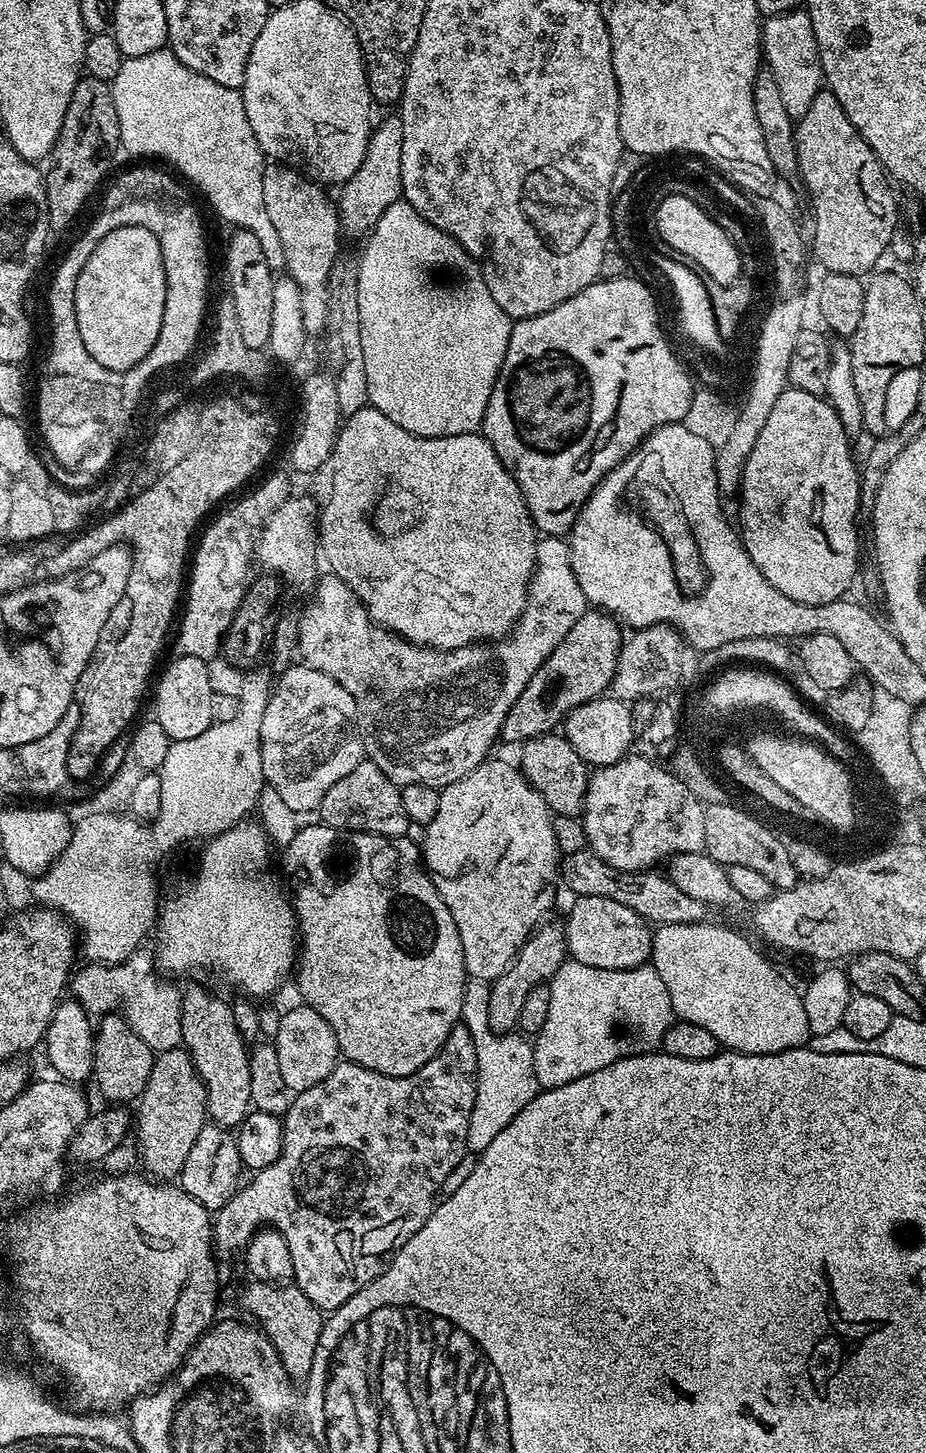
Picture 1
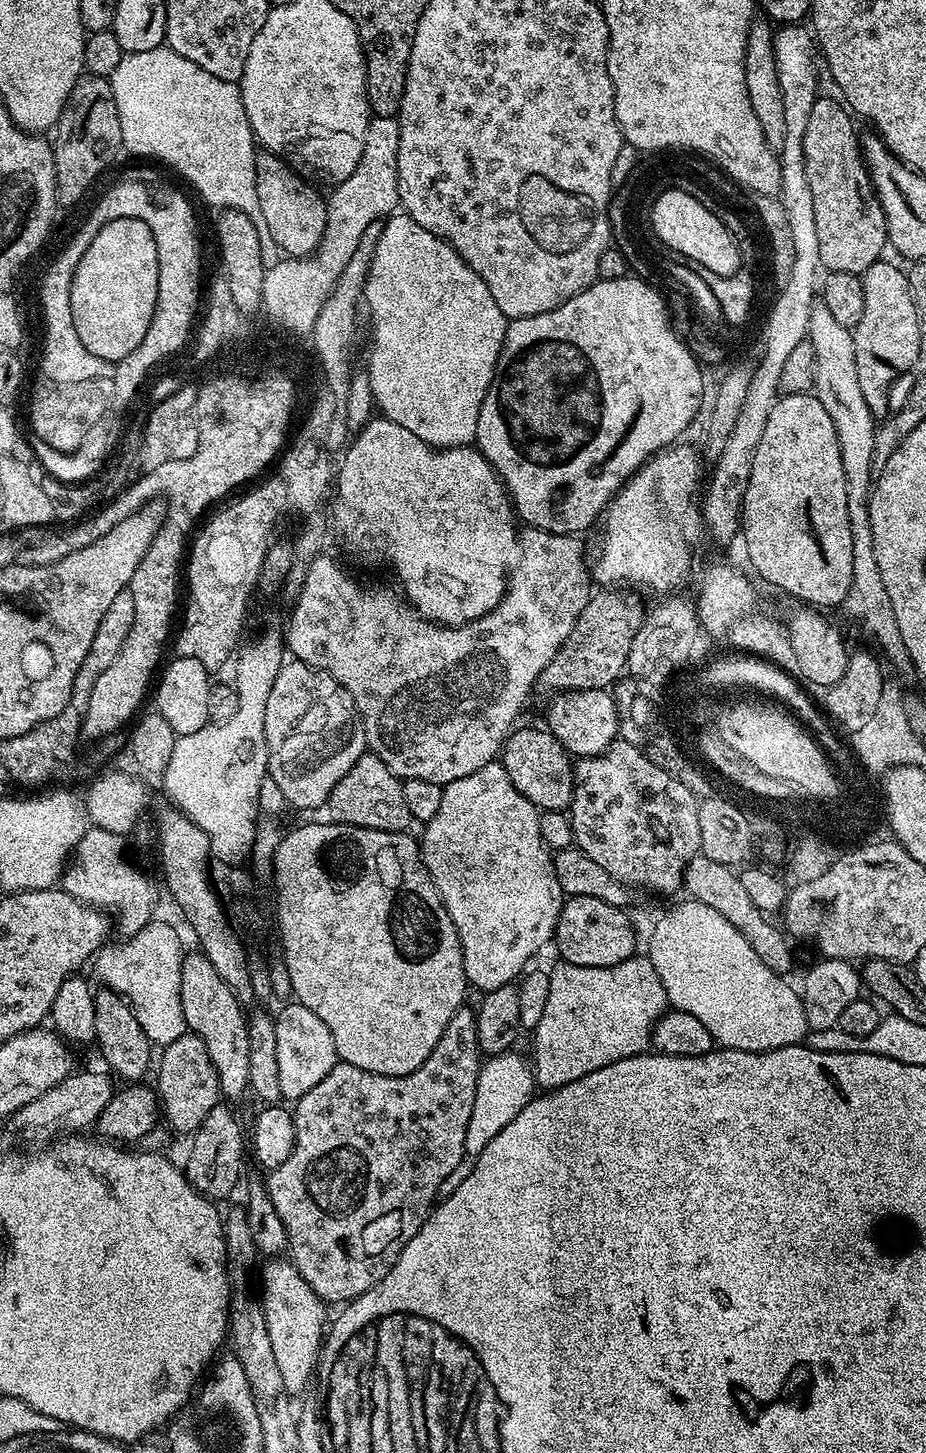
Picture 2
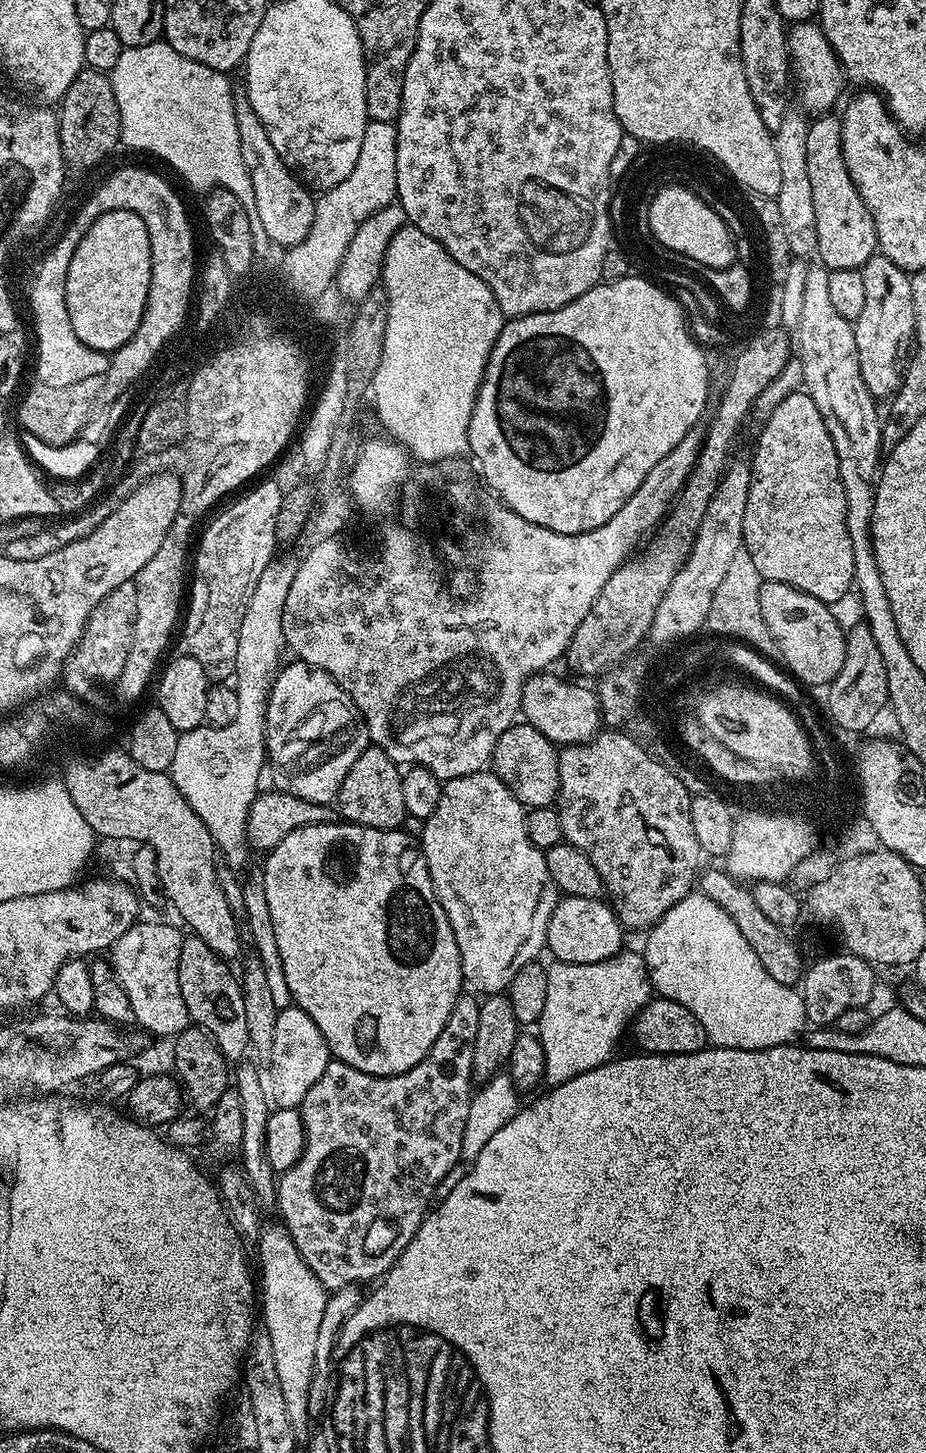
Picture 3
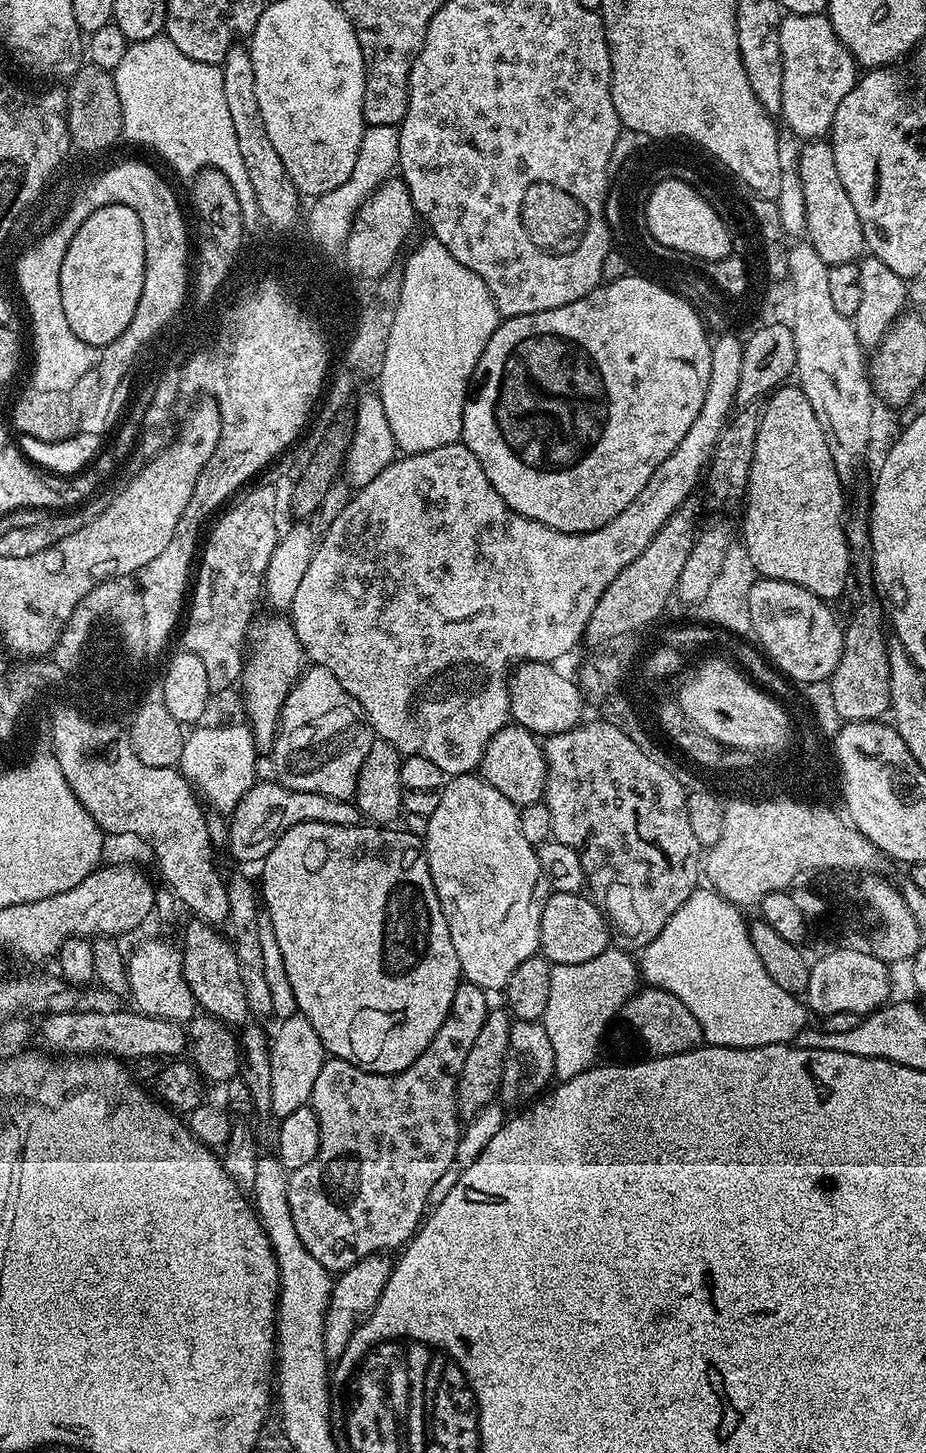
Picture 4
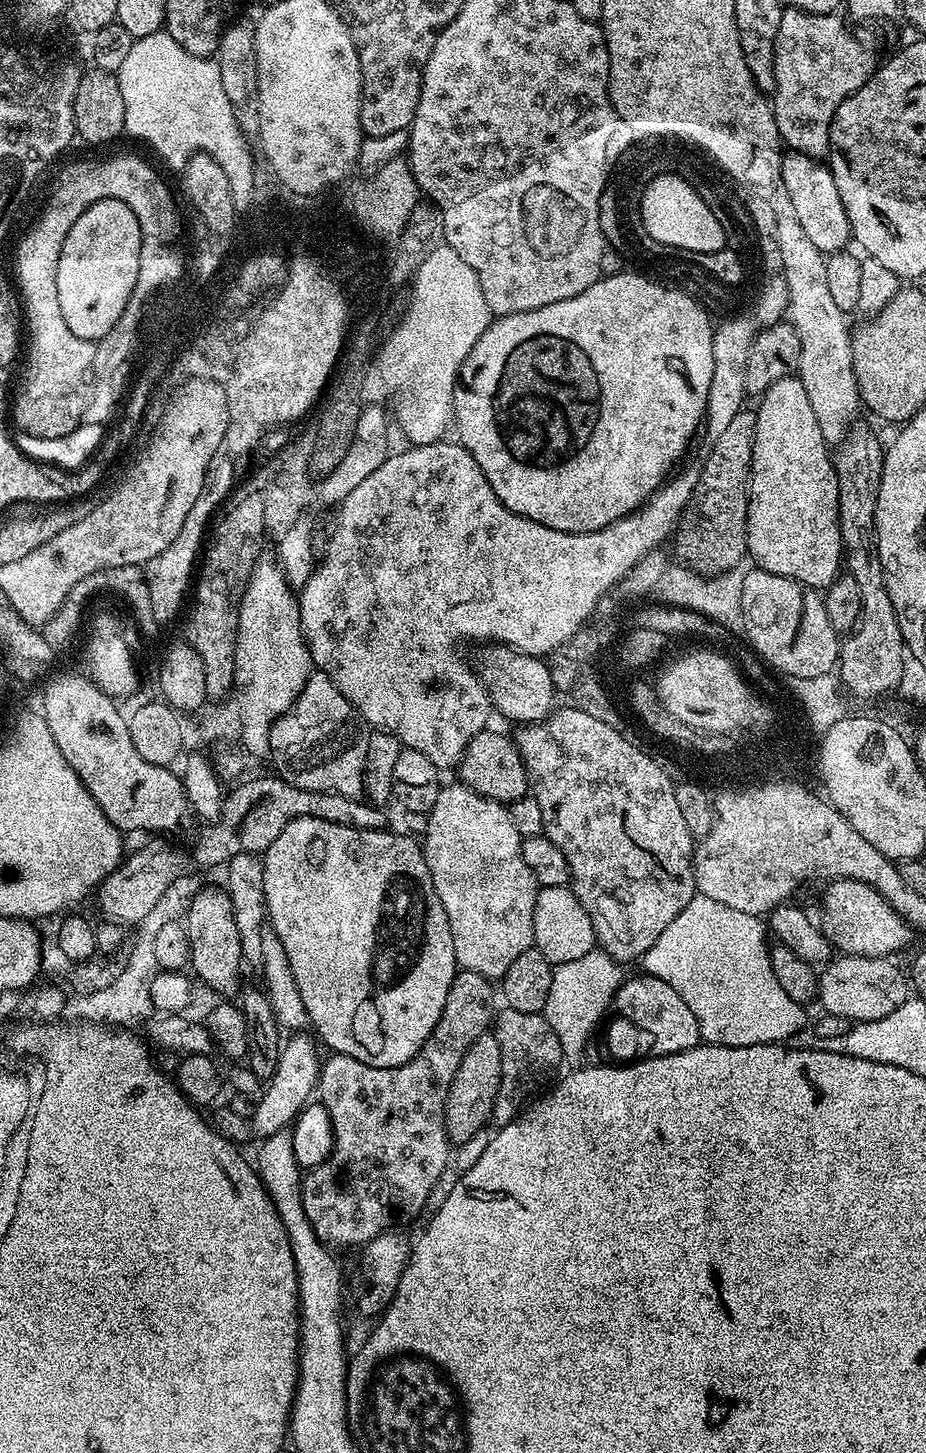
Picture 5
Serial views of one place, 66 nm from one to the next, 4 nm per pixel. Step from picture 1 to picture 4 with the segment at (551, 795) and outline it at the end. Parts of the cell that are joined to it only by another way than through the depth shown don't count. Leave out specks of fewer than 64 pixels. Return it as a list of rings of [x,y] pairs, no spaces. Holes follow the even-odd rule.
[[[509,722],[505,724],[502,730],[498,730],[498,734],[494,734],[494,738],[490,738],[490,742],[484,751],[484,756],[480,759],[478,772],[479,775],[484,777],[487,784],[494,786],[494,790],[498,790],[498,794],[506,794],[506,798],[510,798],[510,802],[514,802],[519,809],[526,808],[532,803],[543,801],[546,782],[548,781],[548,767],[544,757],[544,746],[534,733],[526,730],[520,724]]]

